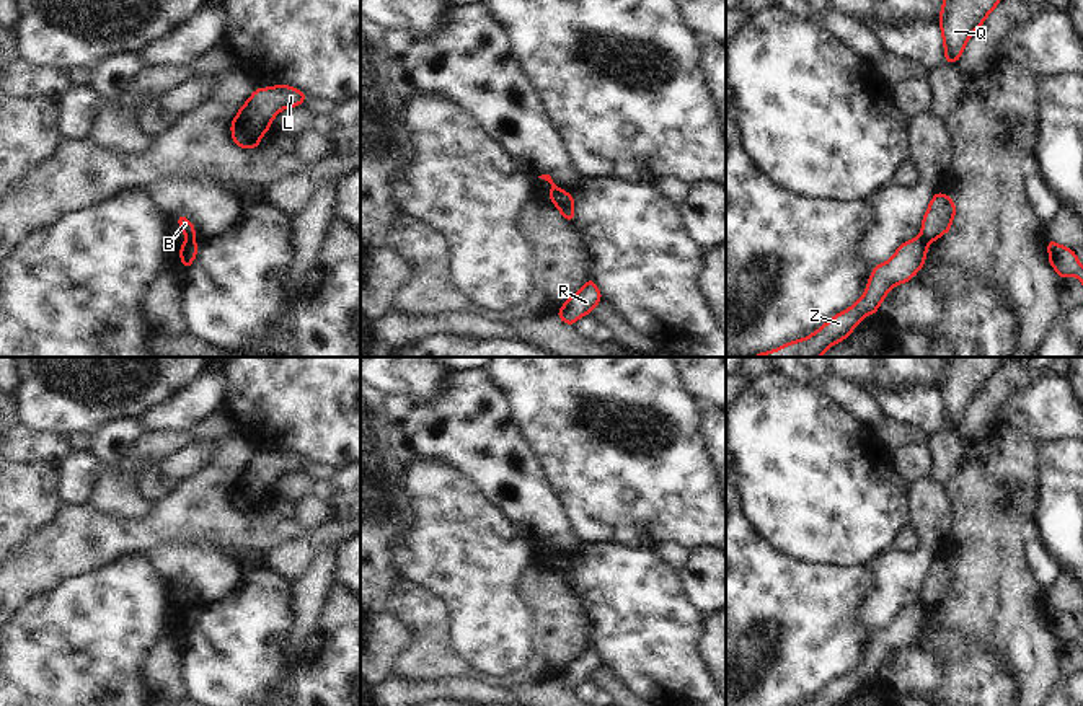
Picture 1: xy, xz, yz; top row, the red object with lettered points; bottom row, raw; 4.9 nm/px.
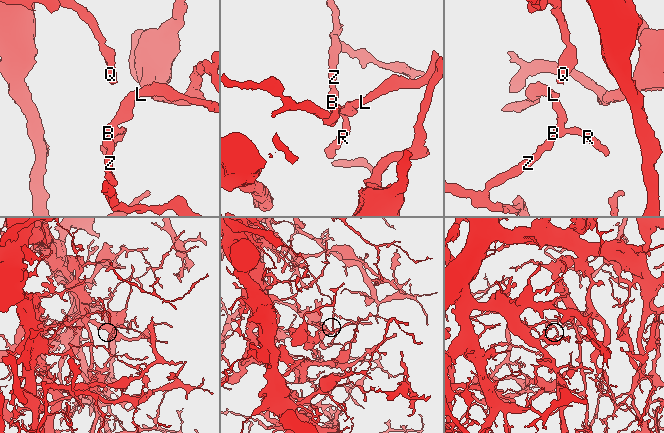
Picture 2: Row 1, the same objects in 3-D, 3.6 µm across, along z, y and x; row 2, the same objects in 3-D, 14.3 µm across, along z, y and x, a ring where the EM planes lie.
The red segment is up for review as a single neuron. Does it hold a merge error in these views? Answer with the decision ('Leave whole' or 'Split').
Split

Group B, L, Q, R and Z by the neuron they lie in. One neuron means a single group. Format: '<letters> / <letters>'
B L R / Q Z

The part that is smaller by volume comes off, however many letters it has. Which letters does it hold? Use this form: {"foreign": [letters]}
{"foreign": ["B", "L", "R"]}

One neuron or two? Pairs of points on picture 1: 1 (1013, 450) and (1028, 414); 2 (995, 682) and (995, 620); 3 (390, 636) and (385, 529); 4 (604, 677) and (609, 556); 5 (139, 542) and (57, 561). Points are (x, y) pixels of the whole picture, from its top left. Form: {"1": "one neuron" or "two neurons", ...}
{"1": "two neurons", "2": "two neurons", "3": "one neuron", "4": "two neurons", "5": "one neuron"}

